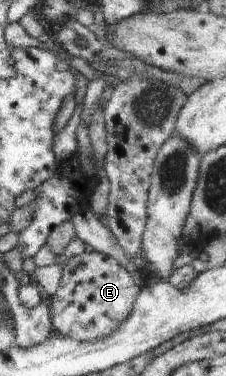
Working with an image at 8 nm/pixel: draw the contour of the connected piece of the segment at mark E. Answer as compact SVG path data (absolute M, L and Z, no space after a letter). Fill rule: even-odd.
M85 251L73 256L69 262L62 265L62 271L57 292L49 300L52 328L54 332L79 342L89 342L113 334L119 328L119 324L131 314L135 299L142 289L125 266L121 266L115 258L97 251Z

